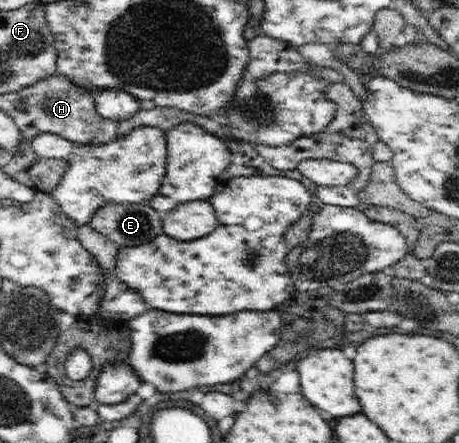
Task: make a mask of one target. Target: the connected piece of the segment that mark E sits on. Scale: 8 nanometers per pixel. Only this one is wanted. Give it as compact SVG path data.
M111 202L95 212L90 225L119 246L141 246L163 233L161 217L149 203Z

